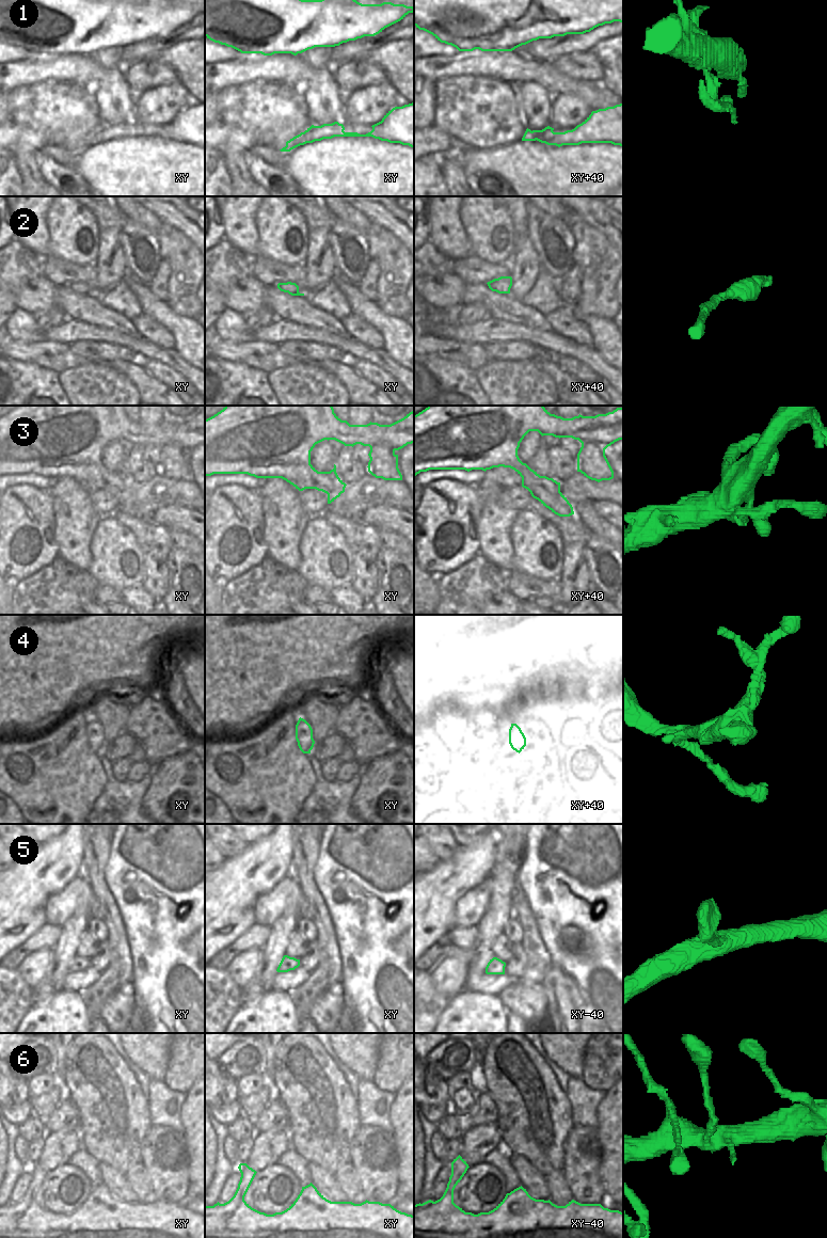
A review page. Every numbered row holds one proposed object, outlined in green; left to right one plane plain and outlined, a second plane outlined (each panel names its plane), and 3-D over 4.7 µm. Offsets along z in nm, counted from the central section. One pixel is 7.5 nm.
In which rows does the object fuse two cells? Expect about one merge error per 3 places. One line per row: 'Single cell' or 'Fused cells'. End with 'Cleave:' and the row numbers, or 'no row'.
1: Fused cells
2: Single cell
3: Single cell
4: Fused cells
5: Single cell
6: Single cell
Cleave: 1, 4

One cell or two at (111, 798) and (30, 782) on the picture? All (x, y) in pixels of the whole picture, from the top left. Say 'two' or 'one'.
two

